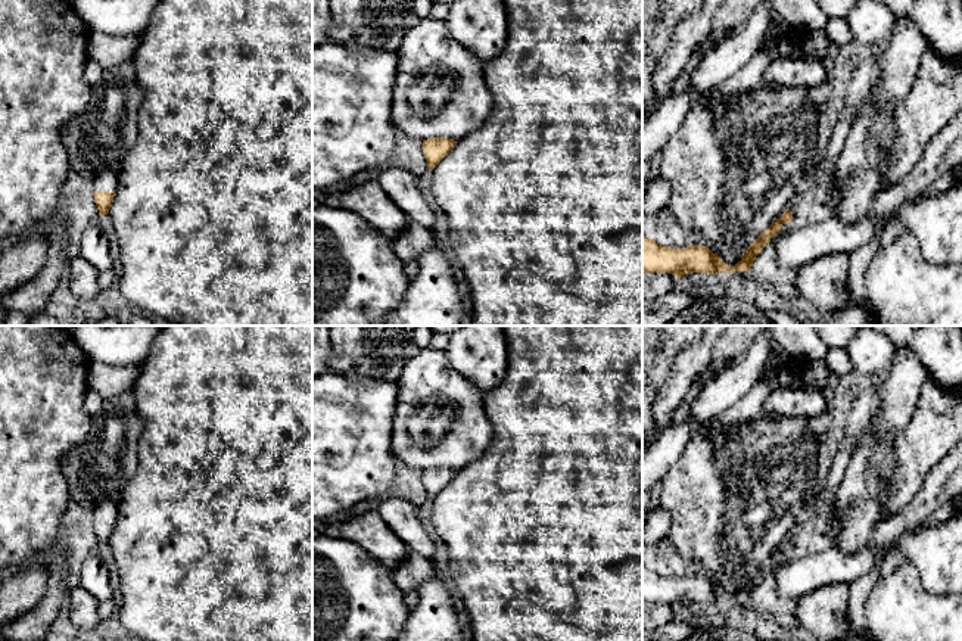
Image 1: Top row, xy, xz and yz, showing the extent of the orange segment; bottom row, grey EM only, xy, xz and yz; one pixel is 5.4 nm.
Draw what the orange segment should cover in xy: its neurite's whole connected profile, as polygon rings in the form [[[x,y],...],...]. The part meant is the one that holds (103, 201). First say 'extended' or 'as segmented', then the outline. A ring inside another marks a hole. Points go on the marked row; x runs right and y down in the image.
extended | [[[103,168],[93,175],[93,196],[99,215],[108,215],[113,202],[118,172]]]

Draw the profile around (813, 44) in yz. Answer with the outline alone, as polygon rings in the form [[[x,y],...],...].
[[[806,31],[801,43],[781,43],[773,50],[759,50],[754,56],[732,77],[715,85],[704,96],[707,106],[723,102],[729,94],[741,94],[759,88],[776,88],[778,83],[765,77],[768,66],[781,59],[818,59],[822,60],[829,47],[829,38],[825,31]]]

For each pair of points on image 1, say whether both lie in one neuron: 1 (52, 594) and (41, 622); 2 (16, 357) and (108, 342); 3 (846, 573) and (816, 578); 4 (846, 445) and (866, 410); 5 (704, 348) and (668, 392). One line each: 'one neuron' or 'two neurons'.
1: one neuron
2: two neurons
3: one neuron
4: one neuron
5: one neuron

